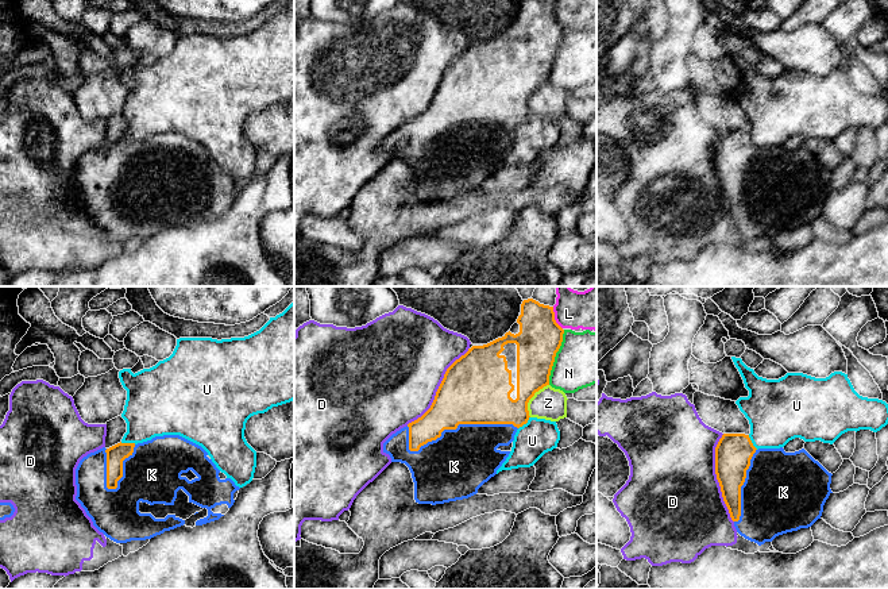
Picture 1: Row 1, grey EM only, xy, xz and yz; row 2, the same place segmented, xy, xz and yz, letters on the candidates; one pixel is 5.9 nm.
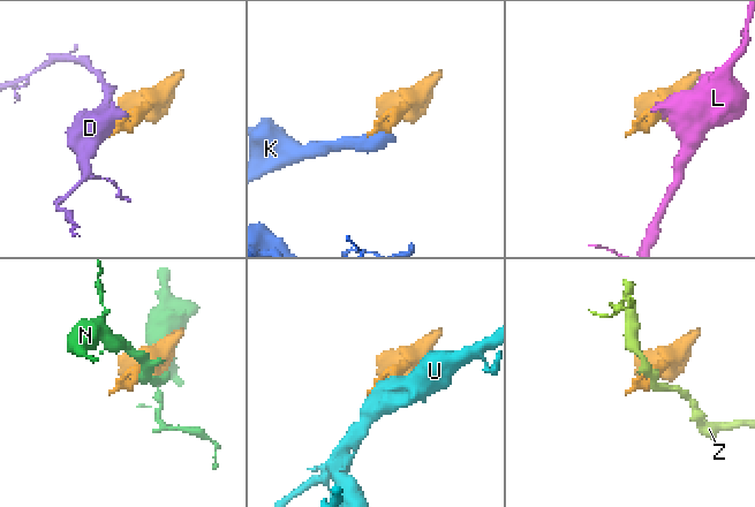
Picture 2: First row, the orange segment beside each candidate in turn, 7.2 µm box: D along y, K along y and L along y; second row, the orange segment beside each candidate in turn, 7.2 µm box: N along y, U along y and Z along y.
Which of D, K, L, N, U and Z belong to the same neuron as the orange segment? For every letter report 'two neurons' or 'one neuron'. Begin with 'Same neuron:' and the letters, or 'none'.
Same neuron: K
D: two neurons
K: one neuron
L: two neurons
N: two neurons
U: two neurons
Z: two neurons

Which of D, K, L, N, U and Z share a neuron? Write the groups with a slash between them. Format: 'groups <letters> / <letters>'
groups D / K / L / N / U / Z

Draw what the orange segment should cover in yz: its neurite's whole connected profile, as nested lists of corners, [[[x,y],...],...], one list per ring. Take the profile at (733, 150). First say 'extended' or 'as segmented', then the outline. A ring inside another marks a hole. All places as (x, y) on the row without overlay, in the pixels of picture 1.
extended; [[[745,131],[722,132],[715,145],[715,172],[737,230],[758,243],[779,232],[811,224],[821,216],[823,203],[833,190],[833,172],[804,146],[795,150],[785,150],[783,145],[757,147]]]

